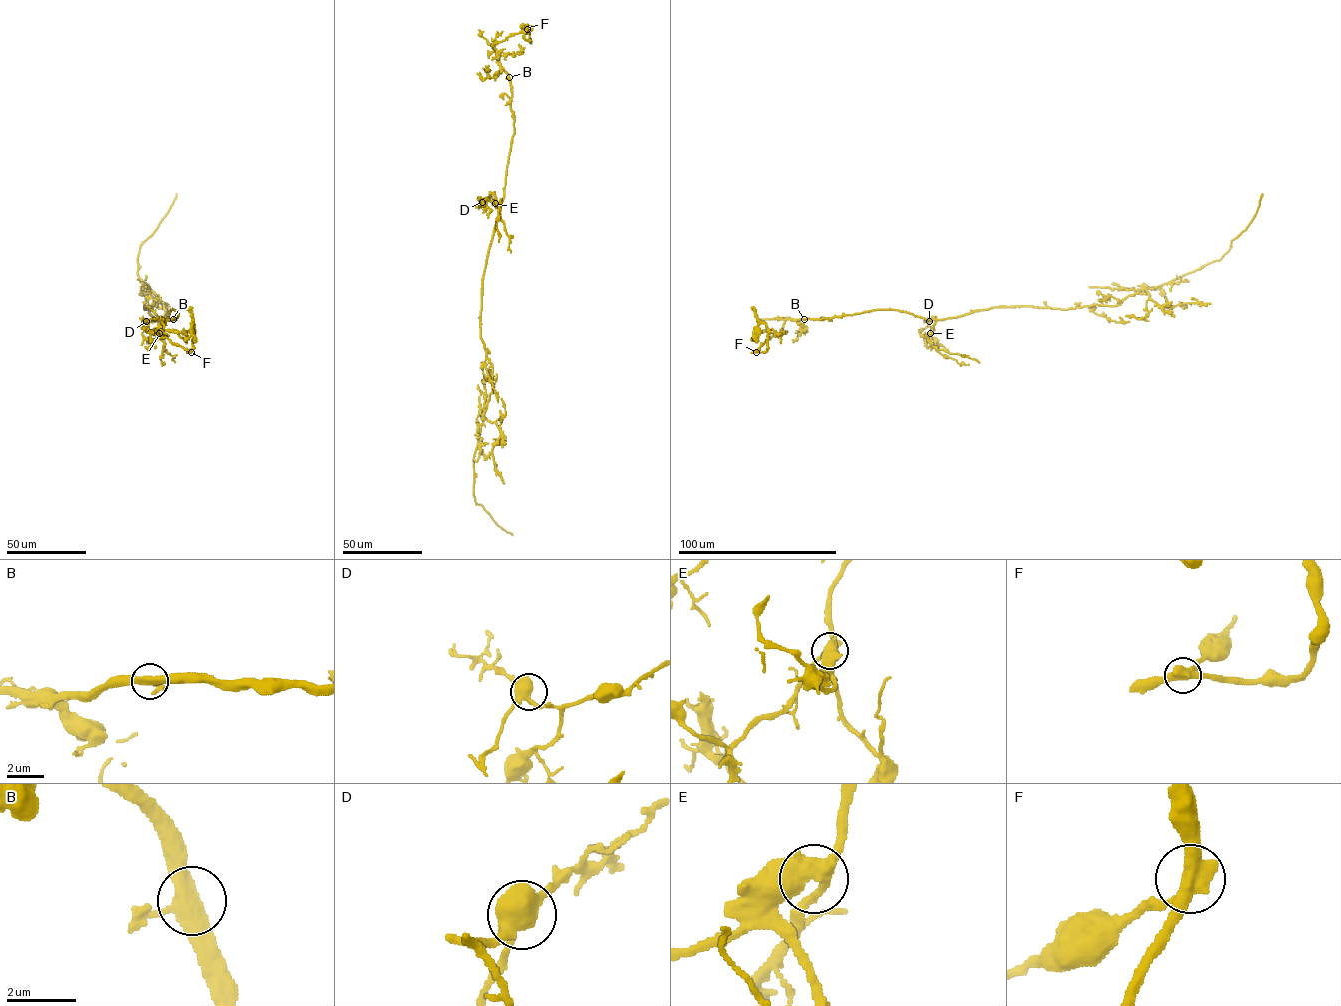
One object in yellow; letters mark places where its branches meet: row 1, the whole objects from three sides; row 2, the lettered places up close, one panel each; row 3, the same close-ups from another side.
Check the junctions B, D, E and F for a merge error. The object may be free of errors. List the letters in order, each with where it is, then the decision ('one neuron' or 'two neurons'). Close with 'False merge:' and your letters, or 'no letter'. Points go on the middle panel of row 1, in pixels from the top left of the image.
B: place (509, 77); one neuron
D: place (482, 202); one neuron
E: place (495, 203); one neuron
F: place (527, 29); two neurons
False merge: F

